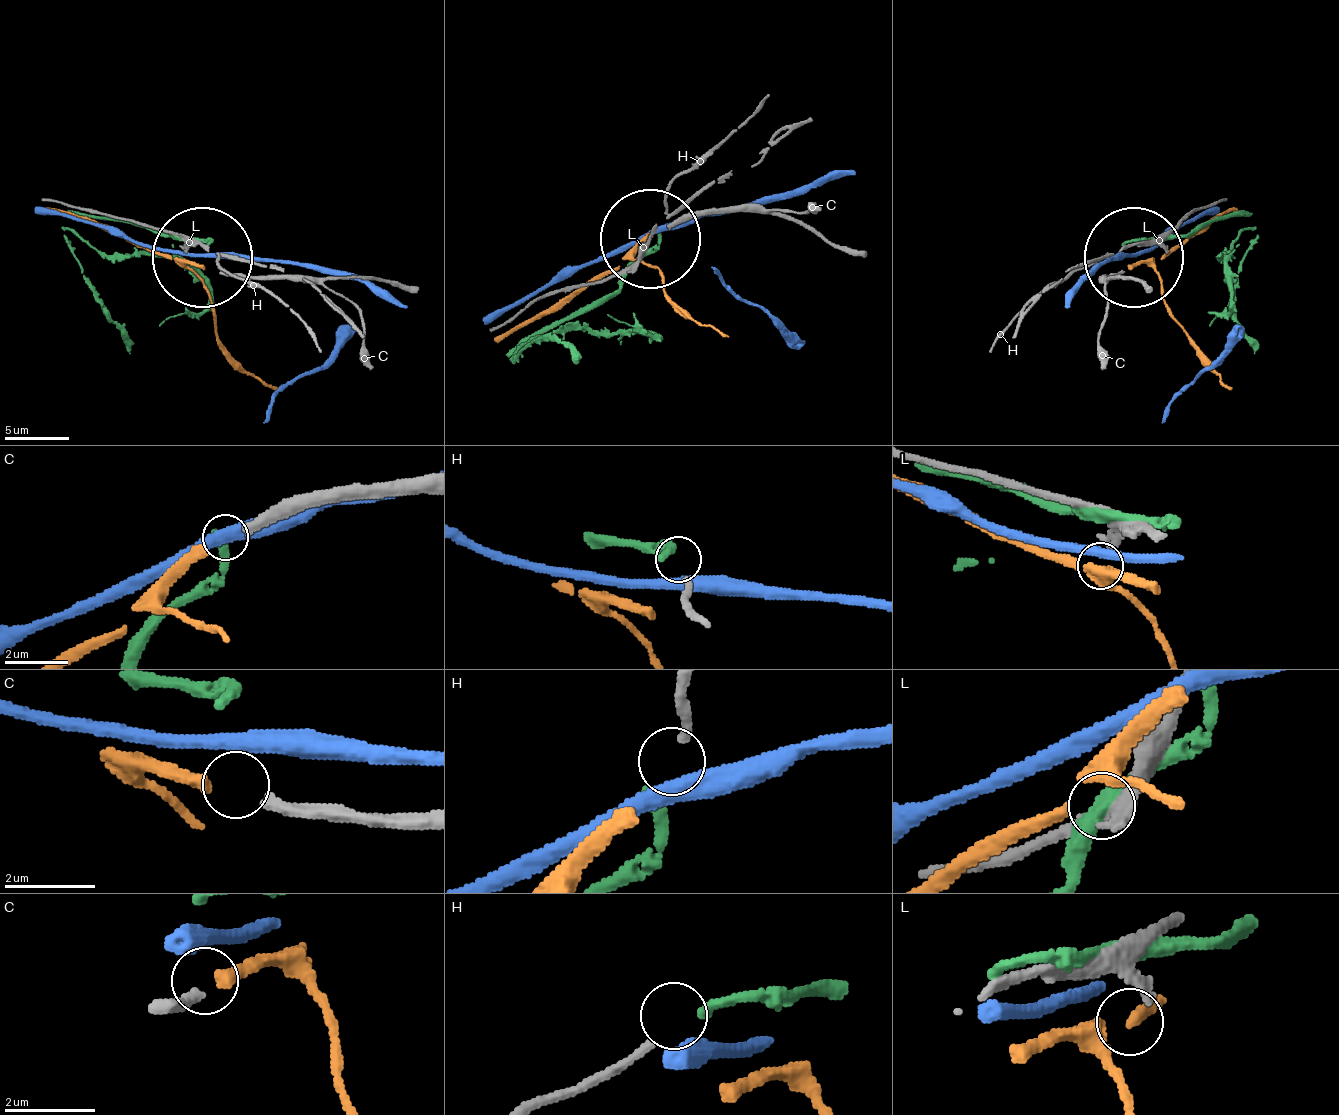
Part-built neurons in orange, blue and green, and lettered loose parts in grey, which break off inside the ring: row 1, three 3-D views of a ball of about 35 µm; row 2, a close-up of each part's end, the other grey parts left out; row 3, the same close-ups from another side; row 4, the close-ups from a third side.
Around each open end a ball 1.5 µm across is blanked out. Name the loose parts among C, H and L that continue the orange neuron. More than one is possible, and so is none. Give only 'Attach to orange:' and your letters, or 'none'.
Attach to orange: C

